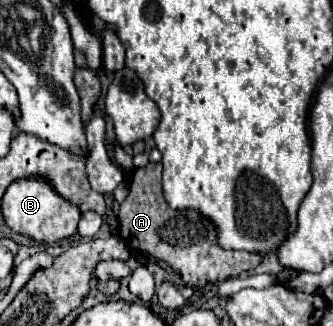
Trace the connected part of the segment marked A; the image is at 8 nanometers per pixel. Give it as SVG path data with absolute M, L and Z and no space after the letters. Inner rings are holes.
M149 162L145 168L135 170L129 194L123 200L117 218L119 236L127 242L127 246L133 246L135 250L151 254L159 262L169 264L173 274L177 274L181 278L181 284L185 286L205 286L205 282L223 282L231 276L239 276L241 272L253 270L261 262L259 254L219 248L213 224L197 212L179 212L169 208L161 192L161 164Z

